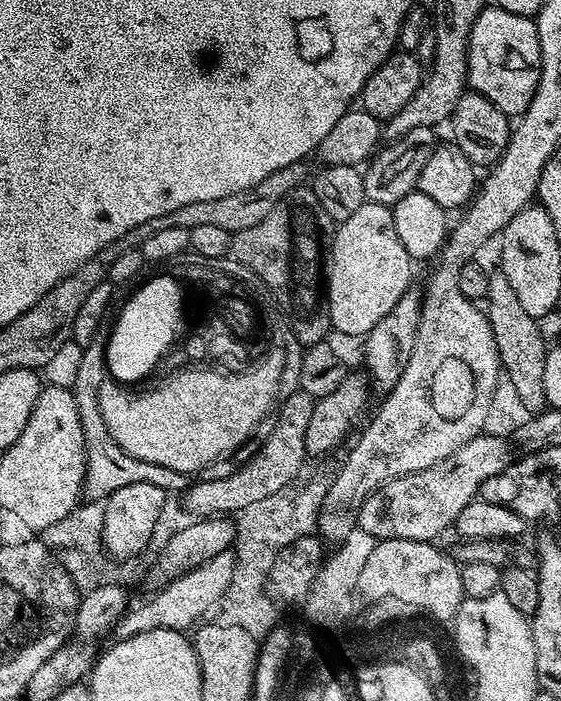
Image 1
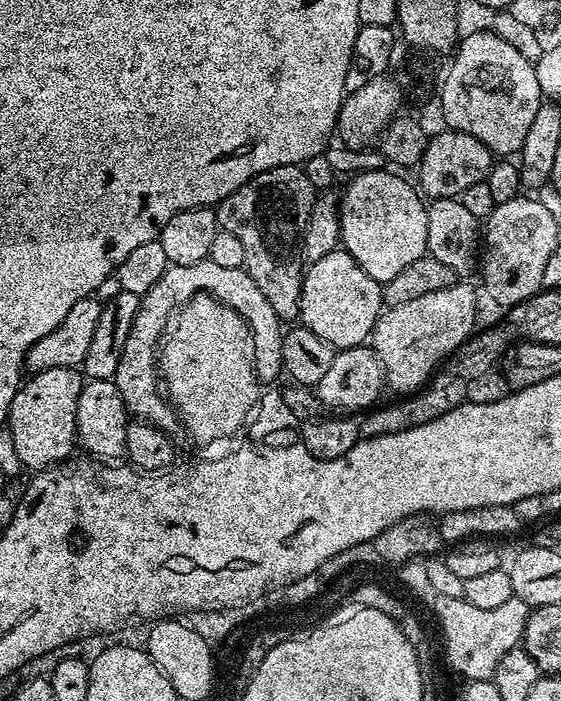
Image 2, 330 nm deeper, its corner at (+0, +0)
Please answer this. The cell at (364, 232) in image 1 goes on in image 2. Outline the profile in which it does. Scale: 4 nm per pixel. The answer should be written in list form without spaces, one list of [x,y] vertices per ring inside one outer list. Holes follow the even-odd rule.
[[[337,250],[307,265],[300,295],[299,323],[318,334],[318,338],[331,344],[333,349],[361,347],[371,337],[376,319],[385,307],[381,284],[370,278],[348,252]]]

